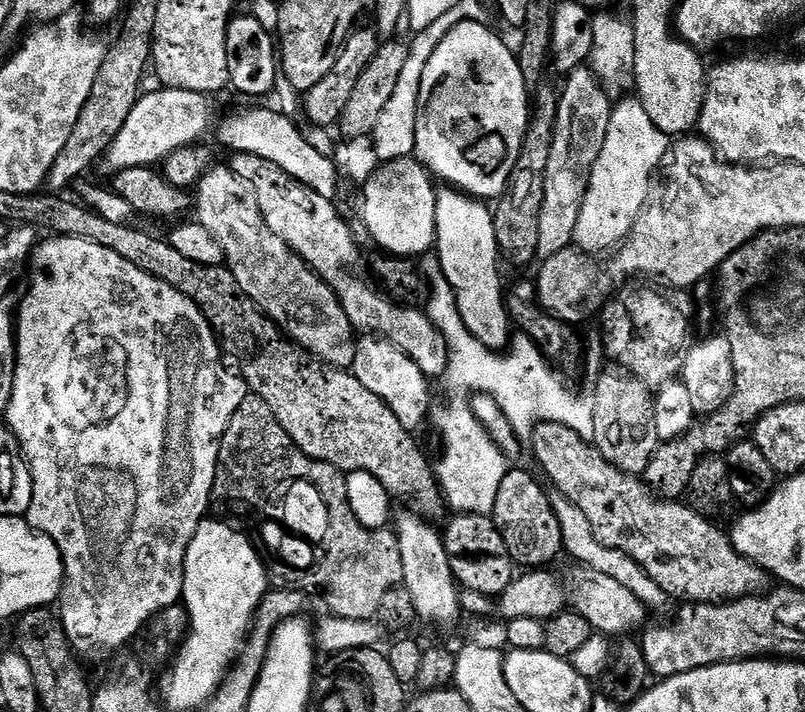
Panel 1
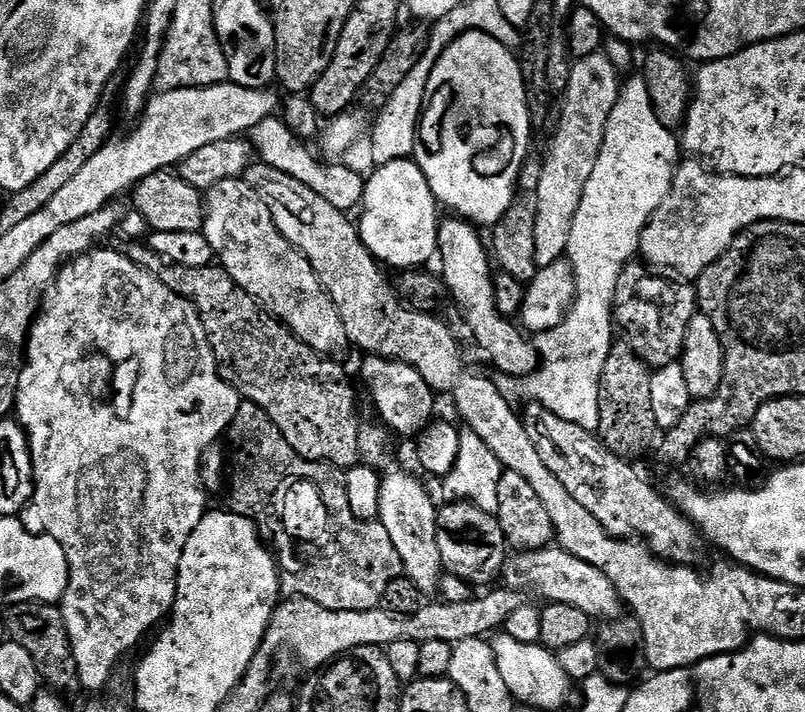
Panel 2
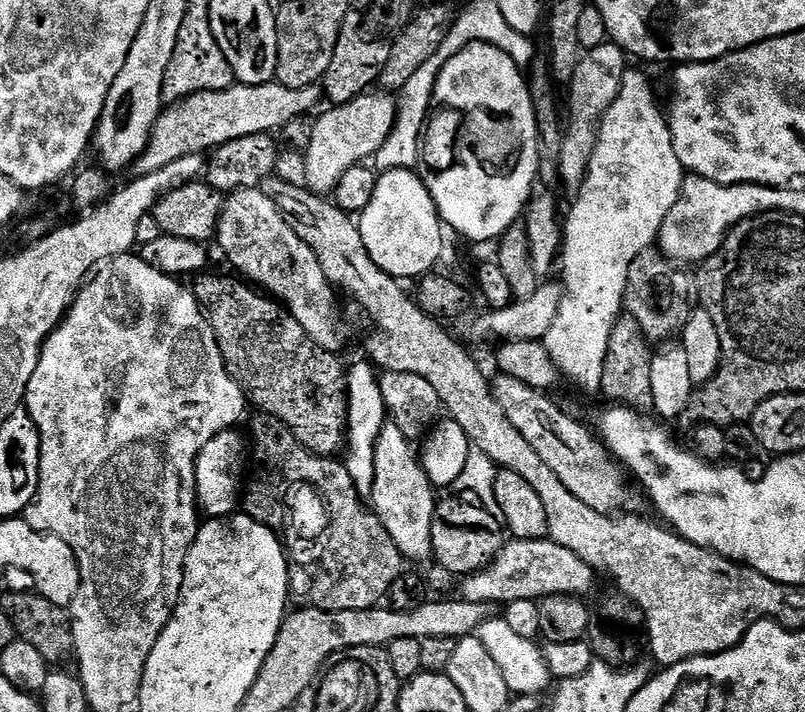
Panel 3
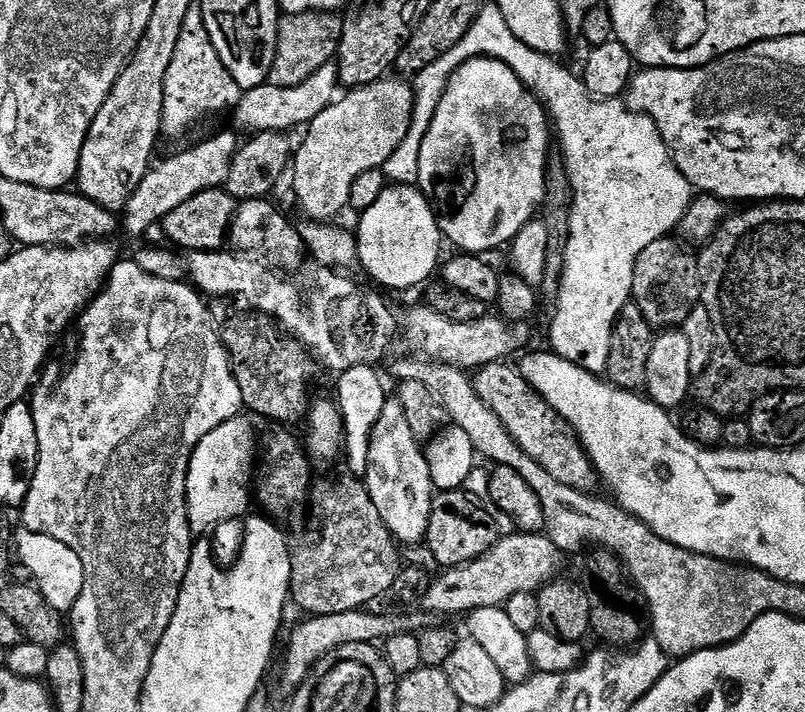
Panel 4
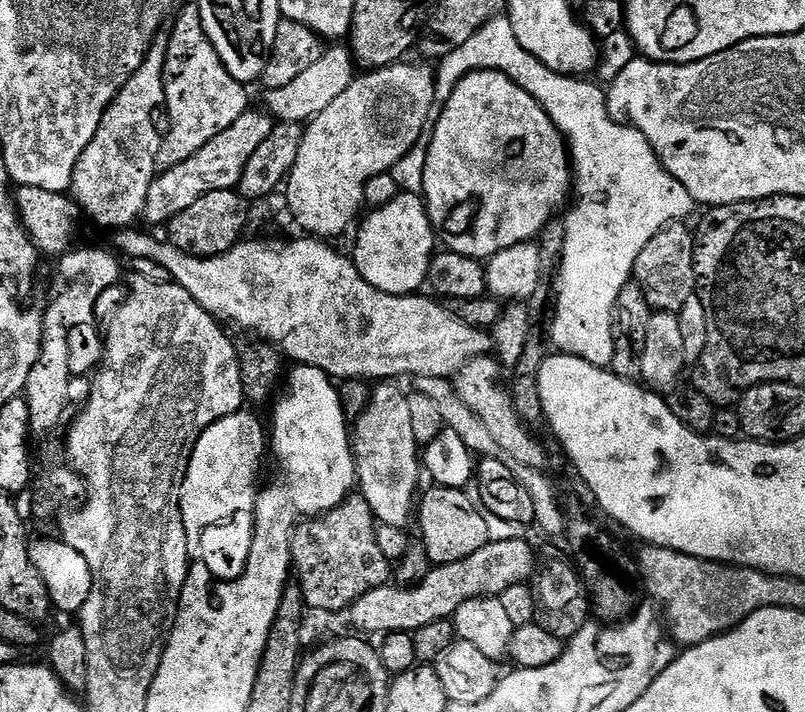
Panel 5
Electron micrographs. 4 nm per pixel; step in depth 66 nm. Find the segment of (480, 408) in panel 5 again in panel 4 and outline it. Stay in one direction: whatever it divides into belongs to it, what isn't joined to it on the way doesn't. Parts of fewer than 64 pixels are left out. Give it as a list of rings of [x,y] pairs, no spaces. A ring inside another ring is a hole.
[[[501,362],[475,369],[474,387],[478,398],[482,398],[484,405],[502,422],[510,438],[514,438],[514,442],[522,446],[522,450],[526,450],[546,474],[558,478],[562,486],[592,490],[598,484],[598,473],[580,445],[576,431],[534,391],[528,379],[510,365]]]

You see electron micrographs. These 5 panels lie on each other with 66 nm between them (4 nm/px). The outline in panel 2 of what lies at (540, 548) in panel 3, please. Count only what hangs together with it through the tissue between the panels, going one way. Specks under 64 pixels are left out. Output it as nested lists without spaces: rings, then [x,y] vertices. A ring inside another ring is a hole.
[[[559,546],[509,555],[504,564],[502,584],[515,592],[537,592],[546,602],[578,606],[582,614],[592,617],[596,622],[610,621],[622,616],[622,601],[614,582],[610,582],[610,578],[606,578],[606,574],[602,574],[598,566],[590,566],[590,562],[574,558],[574,554],[562,550]]]

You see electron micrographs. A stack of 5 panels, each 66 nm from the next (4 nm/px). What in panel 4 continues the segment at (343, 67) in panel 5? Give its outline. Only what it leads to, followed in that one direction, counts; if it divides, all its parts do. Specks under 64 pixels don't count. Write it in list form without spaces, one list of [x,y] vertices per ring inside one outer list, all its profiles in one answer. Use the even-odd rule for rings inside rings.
[[[335,63],[322,66],[306,82],[298,86],[274,86],[263,84],[257,88],[247,89],[236,103],[234,115],[236,115],[237,129],[248,128],[249,133],[254,132],[283,132],[291,133],[291,128],[307,126],[312,123],[322,110],[329,108],[337,100],[338,85],[340,84],[340,73]]]

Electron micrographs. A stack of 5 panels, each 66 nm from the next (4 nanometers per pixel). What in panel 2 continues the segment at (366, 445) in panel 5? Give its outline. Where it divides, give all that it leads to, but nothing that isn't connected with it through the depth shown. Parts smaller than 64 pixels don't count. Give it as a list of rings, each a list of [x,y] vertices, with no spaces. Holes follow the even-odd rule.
[[[392,472],[381,479],[378,519],[382,526],[386,526],[394,550],[398,550],[398,558],[404,564],[403,575],[411,579],[423,594],[429,594],[439,586],[444,572],[442,554],[438,552],[437,511],[438,504],[432,501],[431,494],[410,473]]]

